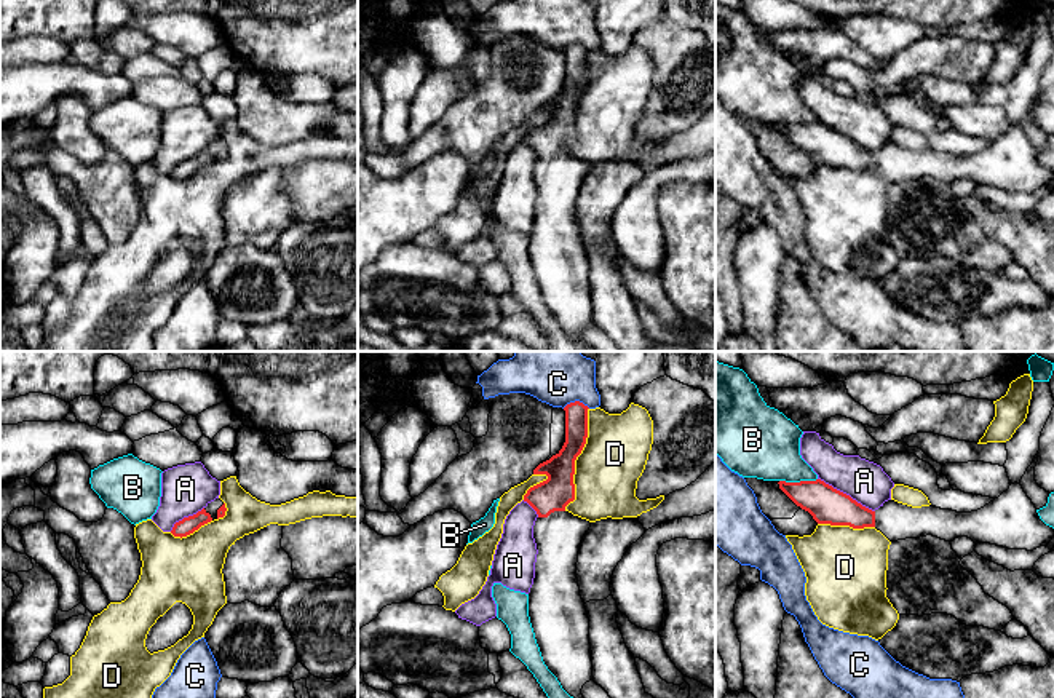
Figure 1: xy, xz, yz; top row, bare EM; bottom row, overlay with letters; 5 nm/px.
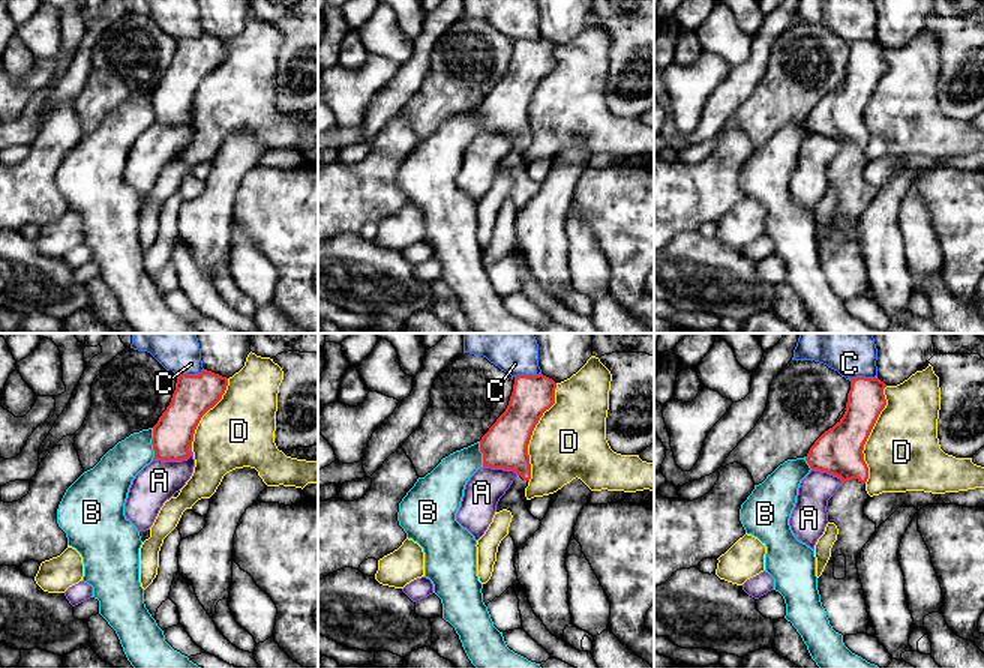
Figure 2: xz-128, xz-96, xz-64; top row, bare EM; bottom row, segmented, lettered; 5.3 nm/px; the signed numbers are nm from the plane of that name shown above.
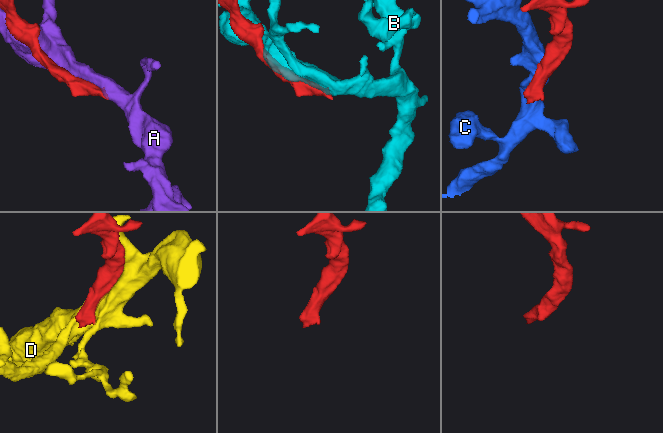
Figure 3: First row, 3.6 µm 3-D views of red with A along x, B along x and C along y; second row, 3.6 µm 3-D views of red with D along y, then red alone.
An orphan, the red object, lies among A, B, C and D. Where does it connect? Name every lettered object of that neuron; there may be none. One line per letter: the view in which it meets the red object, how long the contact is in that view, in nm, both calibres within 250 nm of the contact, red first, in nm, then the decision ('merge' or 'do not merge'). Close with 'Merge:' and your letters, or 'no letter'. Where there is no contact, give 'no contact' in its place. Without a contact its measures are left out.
A: contact in yz; length 340 nm; calibres 190 and 220 nm; do not merge
B: contact in yz; length 190 nm; calibres 190 and 340 nm; do not merge
C: contact in xz; length 140 nm; calibres 110 and 240 nm; do not merge
D: contact in xz; length 550 nm; calibres 170 and 320 nm; do not merge
Merge: no letter

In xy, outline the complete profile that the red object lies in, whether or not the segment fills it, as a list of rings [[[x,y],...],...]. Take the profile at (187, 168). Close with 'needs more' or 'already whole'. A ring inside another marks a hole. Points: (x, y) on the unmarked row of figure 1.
[[[216,141],[196,157],[184,160],[182,163],[176,165],[171,176],[180,180],[187,179],[193,176],[195,173],[198,173],[201,168],[214,161],[224,160],[225,153],[227,153],[225,145],[220,141]]] | needs more

